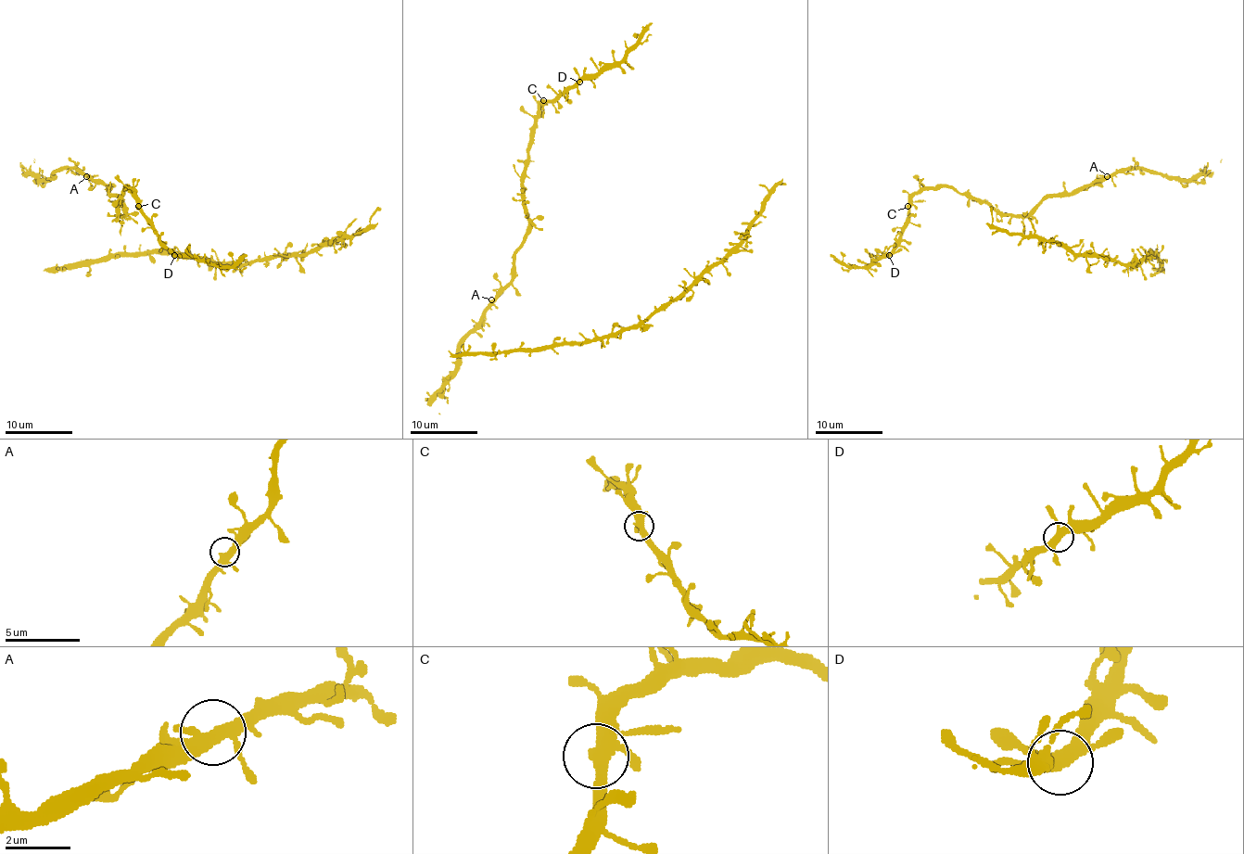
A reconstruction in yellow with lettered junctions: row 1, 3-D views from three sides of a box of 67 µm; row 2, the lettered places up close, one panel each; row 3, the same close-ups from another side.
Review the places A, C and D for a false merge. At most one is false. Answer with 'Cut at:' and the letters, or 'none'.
Cut at: none

